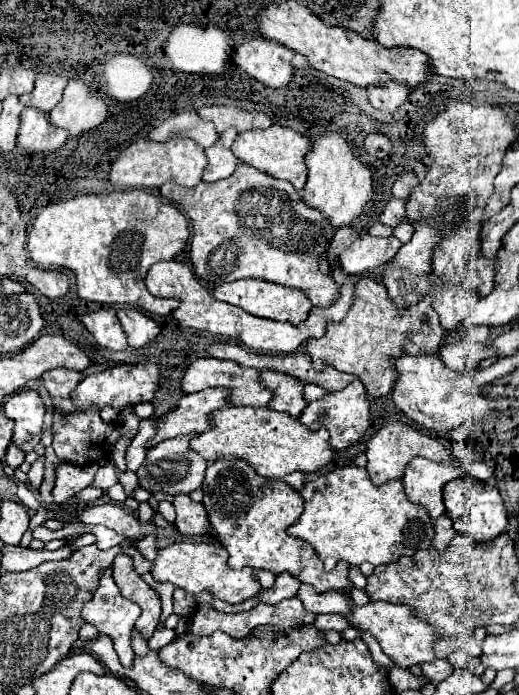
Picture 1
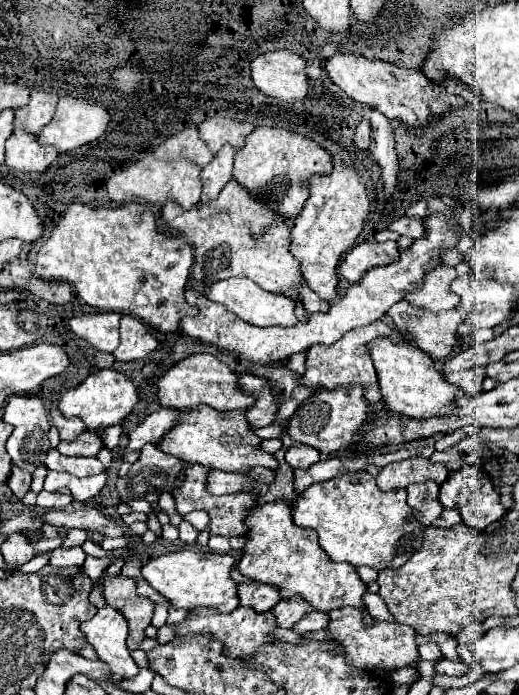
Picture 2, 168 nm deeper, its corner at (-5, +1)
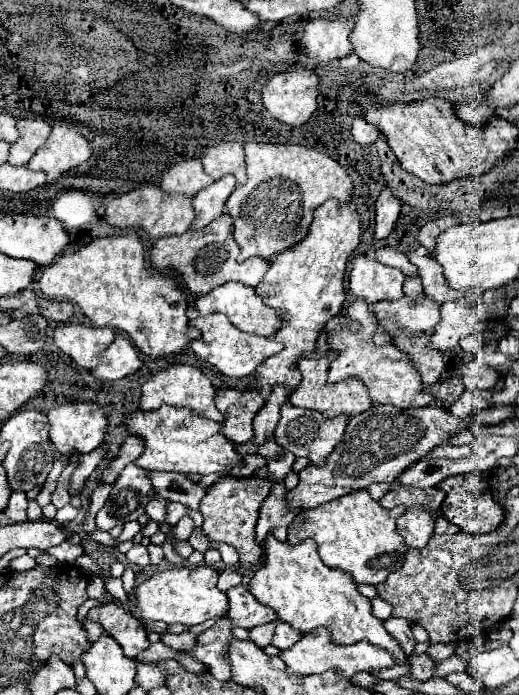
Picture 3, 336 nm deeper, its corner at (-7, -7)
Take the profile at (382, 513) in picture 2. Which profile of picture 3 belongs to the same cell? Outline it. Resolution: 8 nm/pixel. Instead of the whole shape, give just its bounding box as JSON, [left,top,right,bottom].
[288,490,408,584]

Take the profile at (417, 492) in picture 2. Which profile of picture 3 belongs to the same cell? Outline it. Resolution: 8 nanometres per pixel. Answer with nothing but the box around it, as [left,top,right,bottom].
[398,506,436,548]

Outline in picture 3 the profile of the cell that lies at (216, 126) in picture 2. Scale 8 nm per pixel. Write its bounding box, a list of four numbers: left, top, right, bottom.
[202,142,244,182]

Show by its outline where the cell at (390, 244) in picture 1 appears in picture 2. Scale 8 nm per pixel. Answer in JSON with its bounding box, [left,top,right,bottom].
[340,242,400,282]

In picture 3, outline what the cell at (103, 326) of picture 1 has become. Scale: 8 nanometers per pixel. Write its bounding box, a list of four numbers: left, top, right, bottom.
[54,324,114,370]

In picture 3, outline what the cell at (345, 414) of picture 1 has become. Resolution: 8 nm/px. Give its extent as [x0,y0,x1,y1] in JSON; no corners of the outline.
[274,404,348,466]

